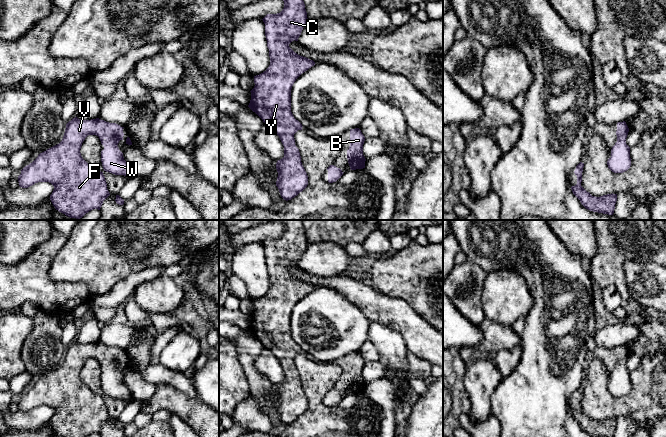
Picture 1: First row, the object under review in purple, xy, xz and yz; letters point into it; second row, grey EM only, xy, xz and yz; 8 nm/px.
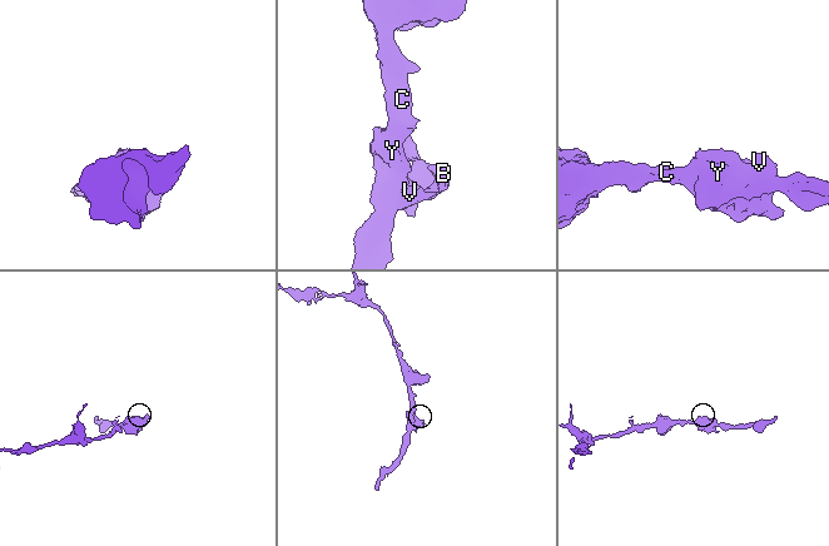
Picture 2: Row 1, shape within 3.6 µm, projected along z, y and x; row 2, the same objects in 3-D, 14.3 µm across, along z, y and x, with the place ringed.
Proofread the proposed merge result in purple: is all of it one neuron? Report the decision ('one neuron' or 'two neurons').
one neuron

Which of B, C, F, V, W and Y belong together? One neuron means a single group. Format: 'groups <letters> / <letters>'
groups B C F V W Y

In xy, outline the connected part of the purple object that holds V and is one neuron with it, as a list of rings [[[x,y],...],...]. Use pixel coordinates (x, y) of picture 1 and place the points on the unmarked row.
[[[73,342],[66,348],[62,365],[40,377],[38,381],[21,394],[18,400],[19,410],[28,412],[38,406],[49,406],[54,410],[50,424],[61,437],[88,437],[93,433],[100,434],[103,425],[110,419],[103,396],[94,393],[81,380],[80,373],[88,359],[99,361],[104,373],[101,375],[101,386],[104,395],[131,401],[132,395],[124,384],[118,367],[123,364],[123,352],[116,347],[109,347],[99,342],[81,344]]]

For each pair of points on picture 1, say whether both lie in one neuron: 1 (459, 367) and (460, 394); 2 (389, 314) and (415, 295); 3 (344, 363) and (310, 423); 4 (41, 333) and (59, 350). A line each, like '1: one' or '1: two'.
1: one
2: two
3: two
4: one

